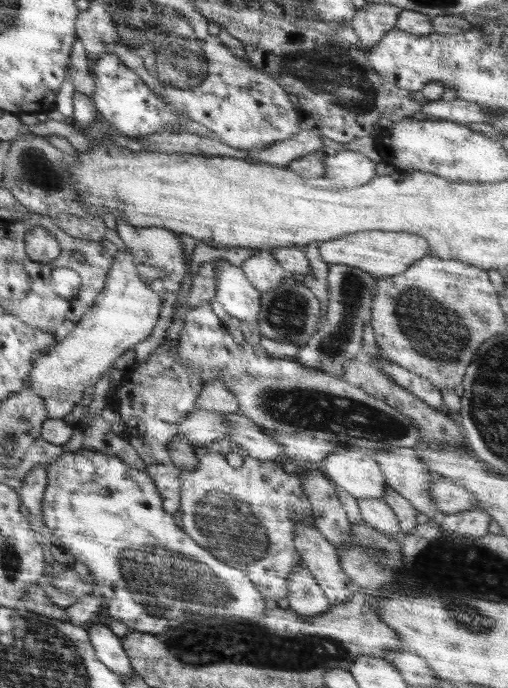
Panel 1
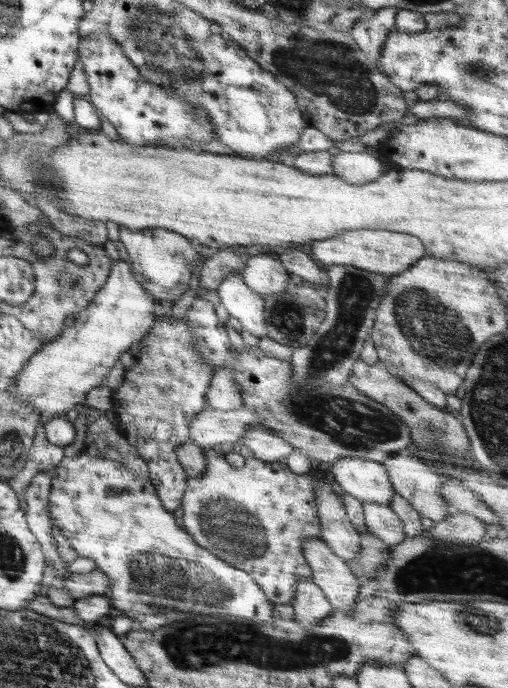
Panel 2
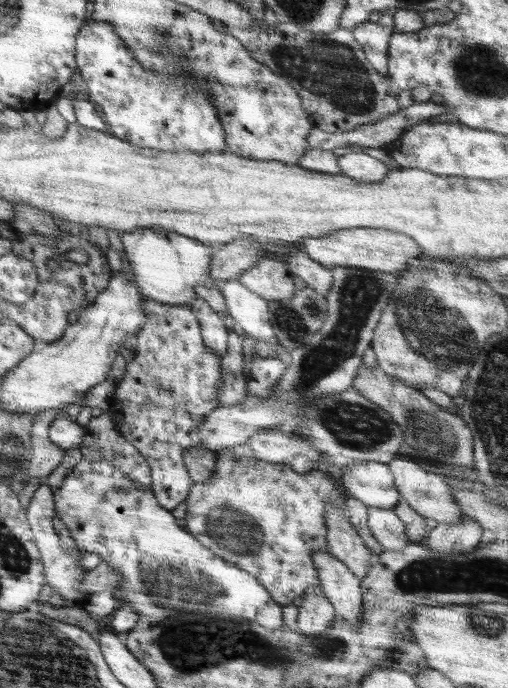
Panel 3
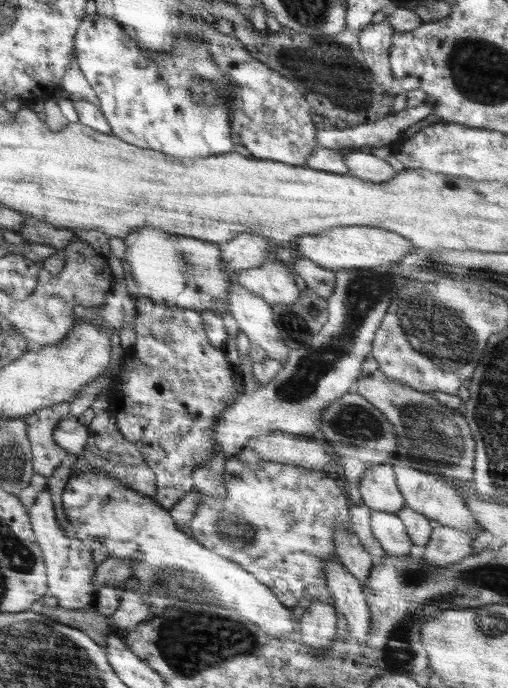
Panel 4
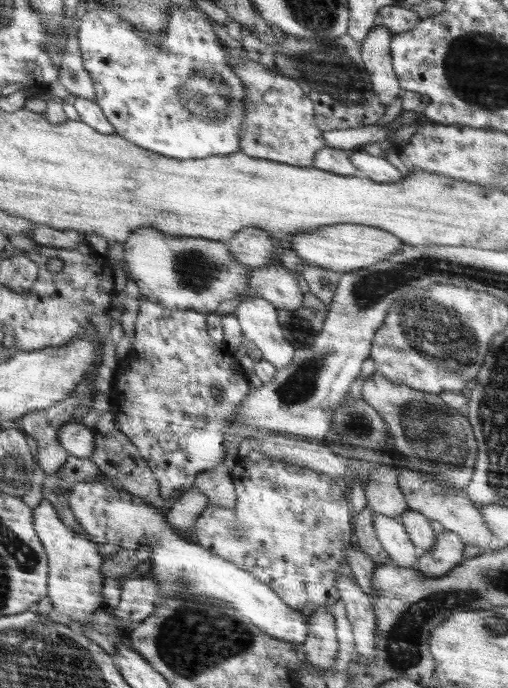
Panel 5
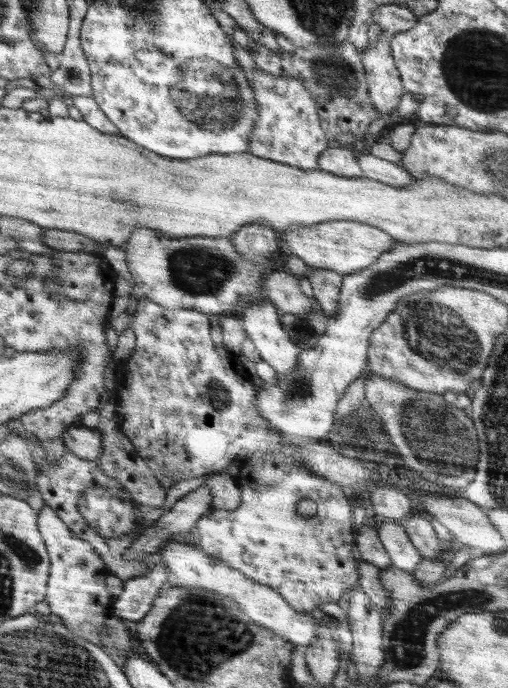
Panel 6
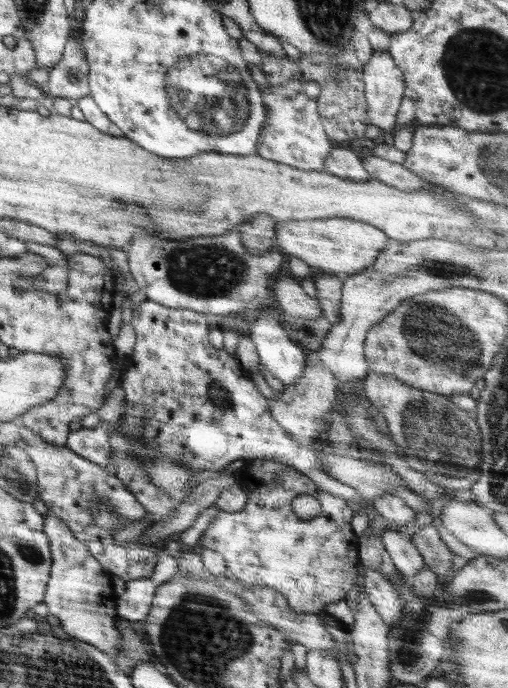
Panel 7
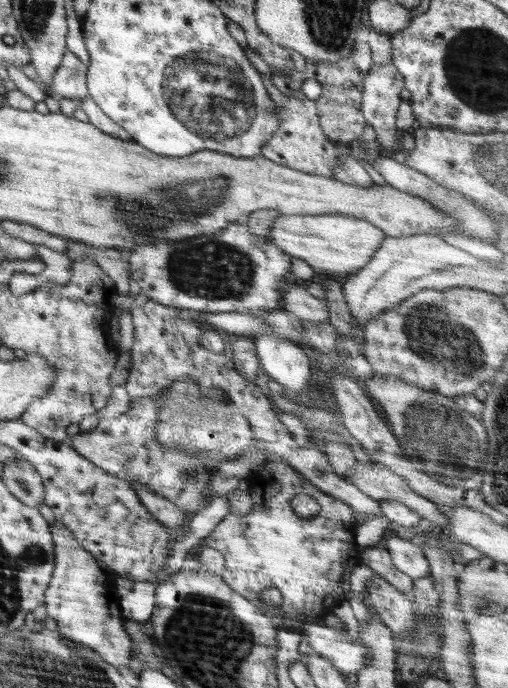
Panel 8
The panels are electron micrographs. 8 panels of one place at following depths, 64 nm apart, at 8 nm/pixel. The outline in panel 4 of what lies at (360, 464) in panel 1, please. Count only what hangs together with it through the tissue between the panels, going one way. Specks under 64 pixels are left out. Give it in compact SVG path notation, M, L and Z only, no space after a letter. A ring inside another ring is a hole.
M391 462L367 469L359 483L359 492L366 507L371 511L395 514L405 506L399 492Z

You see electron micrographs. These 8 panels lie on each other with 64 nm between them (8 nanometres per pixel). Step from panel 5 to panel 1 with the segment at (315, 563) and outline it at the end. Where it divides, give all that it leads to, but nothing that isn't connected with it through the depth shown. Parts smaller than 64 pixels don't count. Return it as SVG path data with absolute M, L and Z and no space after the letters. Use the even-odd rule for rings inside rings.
M228 438L195 446L196 468L181 471L181 504L182 528L199 546L218 560L234 568L242 569L258 587L264 598L282 600L288 598L288 576L292 570L303 564L302 557L294 547L296 526L314 526L312 506L302 489L302 478L299 473L283 470L283 461L261 461L248 456ZM238 451L243 458L240 468L233 468L226 460L230 452Z

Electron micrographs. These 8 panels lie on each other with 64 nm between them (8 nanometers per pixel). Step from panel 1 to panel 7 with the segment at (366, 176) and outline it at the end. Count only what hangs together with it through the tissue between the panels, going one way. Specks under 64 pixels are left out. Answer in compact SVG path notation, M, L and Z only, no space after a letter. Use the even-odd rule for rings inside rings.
M369 156L362 161L364 170L370 173L370 178L378 179L384 184L393 186L398 190L422 190L422 188L434 188L435 184L429 180L422 179L421 176L408 170L408 168L398 163L384 160L383 158Z

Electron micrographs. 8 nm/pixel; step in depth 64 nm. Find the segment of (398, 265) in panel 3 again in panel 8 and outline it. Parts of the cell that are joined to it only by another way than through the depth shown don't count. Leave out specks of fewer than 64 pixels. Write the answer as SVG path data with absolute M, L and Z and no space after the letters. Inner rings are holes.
M280 215L270 227L270 242L286 254L301 258L317 272L342 274L359 272L374 256L386 235L372 223L355 215Z

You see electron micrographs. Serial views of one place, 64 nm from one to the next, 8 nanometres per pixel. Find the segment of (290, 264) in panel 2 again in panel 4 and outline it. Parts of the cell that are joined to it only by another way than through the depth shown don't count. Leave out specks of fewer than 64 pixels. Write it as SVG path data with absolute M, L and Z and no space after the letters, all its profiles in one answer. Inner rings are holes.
M299 256L291 263L290 269L296 271L306 281L307 288L316 292L320 298L330 298L336 284L335 272Z

